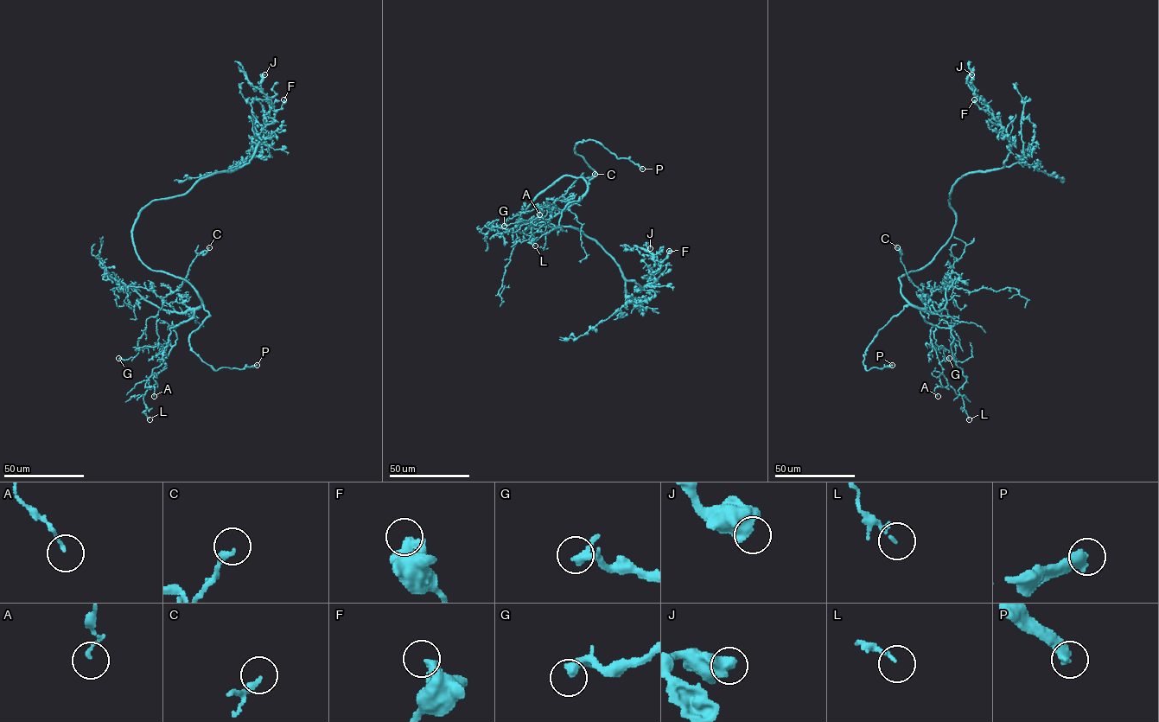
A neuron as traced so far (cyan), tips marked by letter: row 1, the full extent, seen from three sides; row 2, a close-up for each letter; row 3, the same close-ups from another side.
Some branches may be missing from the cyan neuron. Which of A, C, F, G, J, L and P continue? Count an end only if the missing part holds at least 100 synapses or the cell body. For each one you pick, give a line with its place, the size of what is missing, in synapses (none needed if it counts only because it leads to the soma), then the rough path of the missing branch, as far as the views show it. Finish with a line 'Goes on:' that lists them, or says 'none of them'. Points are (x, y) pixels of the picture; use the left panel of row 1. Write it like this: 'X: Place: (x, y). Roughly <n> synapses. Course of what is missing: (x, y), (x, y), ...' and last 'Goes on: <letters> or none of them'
P: Place: (257, 365). Course of what is missing: (257, 365), (259, 360), (271, 360)
Goes on: P

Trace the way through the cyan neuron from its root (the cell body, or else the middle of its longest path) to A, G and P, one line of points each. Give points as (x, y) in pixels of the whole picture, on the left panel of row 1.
A: (133, 242), (146, 265), (183, 278), (201, 300), (169, 329), (165, 367), (145, 386), (154, 386), (154, 396)
G: (133, 242), (146, 265), (183, 278), (201, 304), (174, 328), (157, 320), (154, 346), (118, 358)
P: (133, 242), (151, 270), (186, 281), (209, 314), (189, 338), (203, 361), (215, 370), (257, 365)

